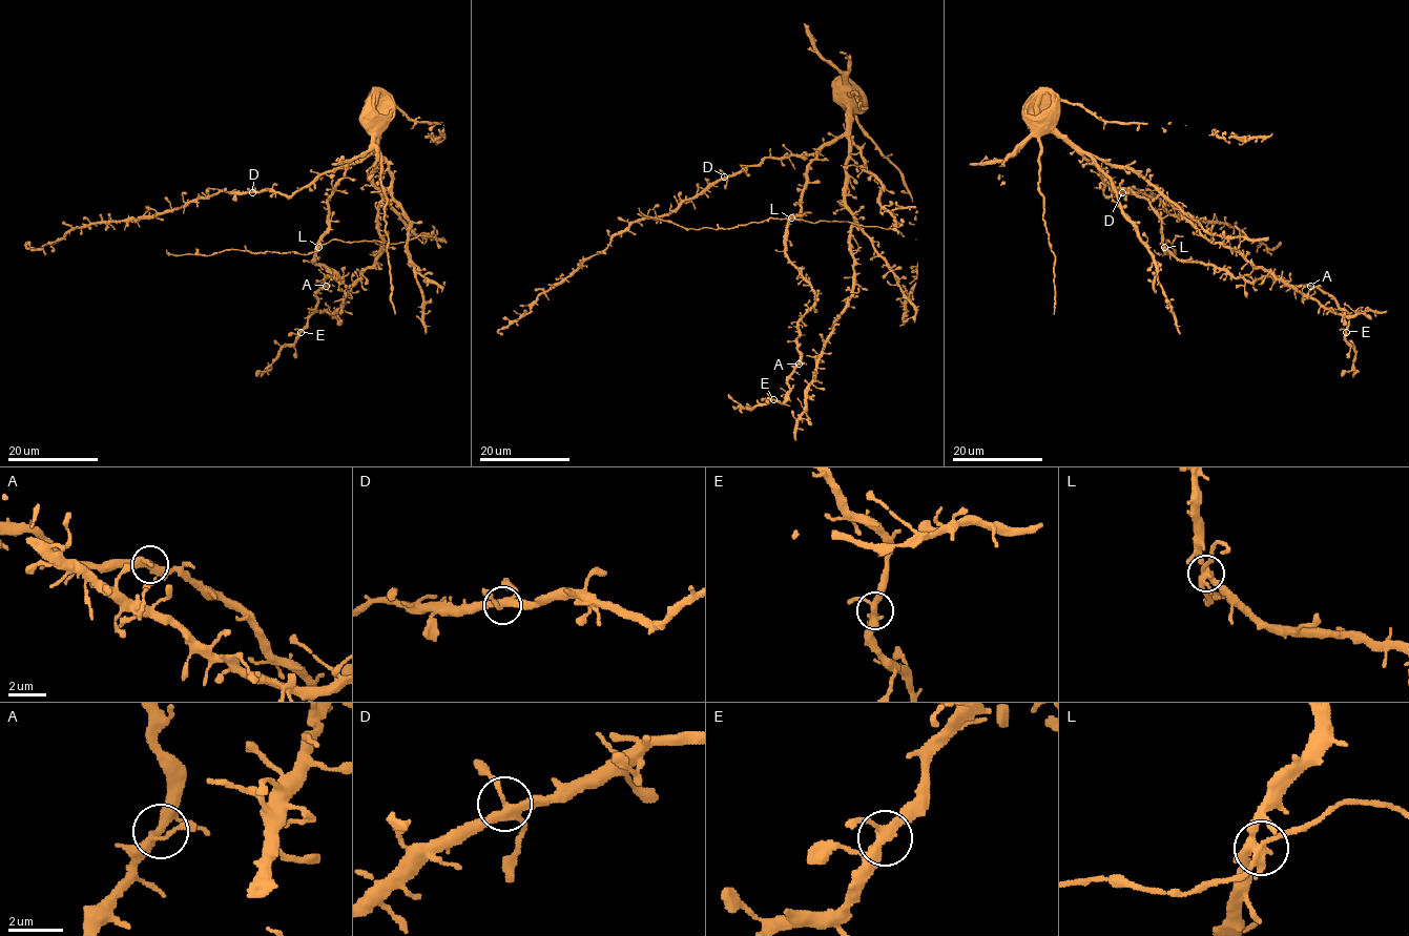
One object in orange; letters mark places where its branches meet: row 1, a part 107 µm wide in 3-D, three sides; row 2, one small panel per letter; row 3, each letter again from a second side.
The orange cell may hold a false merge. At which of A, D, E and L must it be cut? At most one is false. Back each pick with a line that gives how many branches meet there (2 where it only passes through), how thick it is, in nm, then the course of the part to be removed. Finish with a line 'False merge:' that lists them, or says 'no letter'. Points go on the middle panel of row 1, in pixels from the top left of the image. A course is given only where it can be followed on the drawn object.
L: branches 4; calibre 300 nm; course (791, 219), (765, 220), (730, 228), (693, 229), (647, 216), (638, 208)
False merge: L

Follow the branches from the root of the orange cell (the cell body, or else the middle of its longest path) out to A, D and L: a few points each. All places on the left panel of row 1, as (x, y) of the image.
A: (375, 106), (367, 113), (374, 149), (346, 168), (328, 200), (313, 262), (342, 281), (327, 276), (326, 285)
D: (375, 106), (367, 113), (375, 129), (374, 149), (370, 153), (318, 173), (289, 196), (270, 190), (252, 192)
L: (375, 106), (367, 113), (375, 129), (374, 149), (353, 162), (335, 186), (328, 200), (328, 232), (318, 247)

